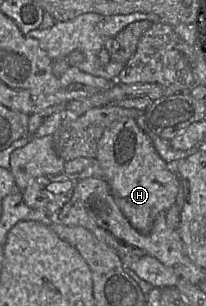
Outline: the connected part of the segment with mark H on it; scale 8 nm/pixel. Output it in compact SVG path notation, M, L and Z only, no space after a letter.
M134 118L120 119L104 130L98 142L96 159L116 204L131 226L142 234L150 233L156 217L174 205L179 176L170 170L169 164L160 157Z

